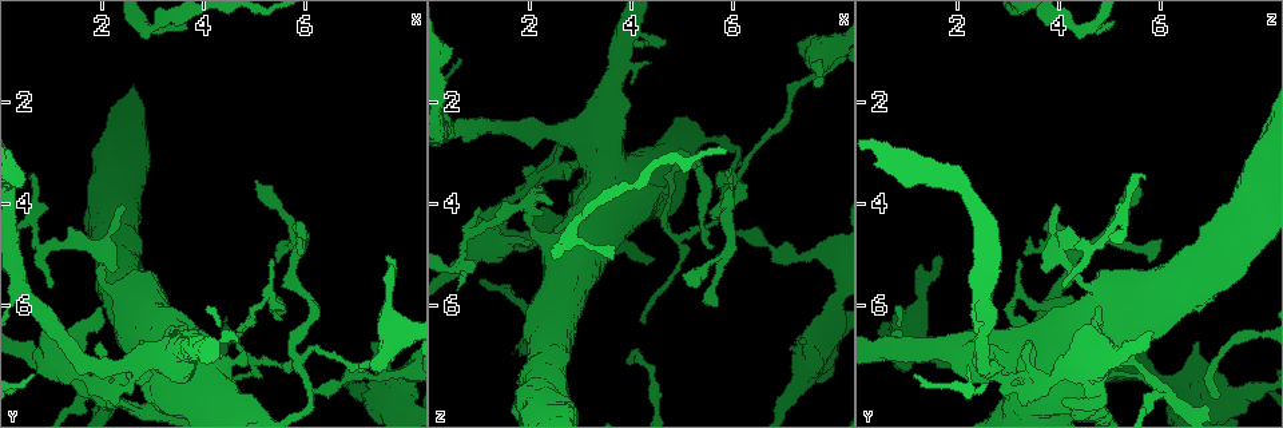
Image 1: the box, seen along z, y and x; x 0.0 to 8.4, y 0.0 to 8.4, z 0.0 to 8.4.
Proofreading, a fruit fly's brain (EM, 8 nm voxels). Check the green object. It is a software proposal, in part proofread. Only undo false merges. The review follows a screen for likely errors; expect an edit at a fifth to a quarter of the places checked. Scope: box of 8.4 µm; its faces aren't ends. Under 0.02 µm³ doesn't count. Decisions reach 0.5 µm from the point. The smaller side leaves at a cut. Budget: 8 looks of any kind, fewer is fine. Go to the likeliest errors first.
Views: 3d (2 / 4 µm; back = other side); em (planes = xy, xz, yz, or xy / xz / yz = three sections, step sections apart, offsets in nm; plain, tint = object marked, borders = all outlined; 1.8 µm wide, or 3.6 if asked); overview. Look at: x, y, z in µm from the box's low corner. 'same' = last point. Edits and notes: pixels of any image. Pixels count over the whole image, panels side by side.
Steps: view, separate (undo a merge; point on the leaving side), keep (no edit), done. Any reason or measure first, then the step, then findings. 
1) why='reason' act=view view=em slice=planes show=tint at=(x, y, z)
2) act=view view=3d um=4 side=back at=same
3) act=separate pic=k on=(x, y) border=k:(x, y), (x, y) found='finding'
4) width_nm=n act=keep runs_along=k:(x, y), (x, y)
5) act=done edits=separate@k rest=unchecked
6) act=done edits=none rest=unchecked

why='sharp bend' act=view view=3d um=2 at=(5.80, 7.05, 3.65)

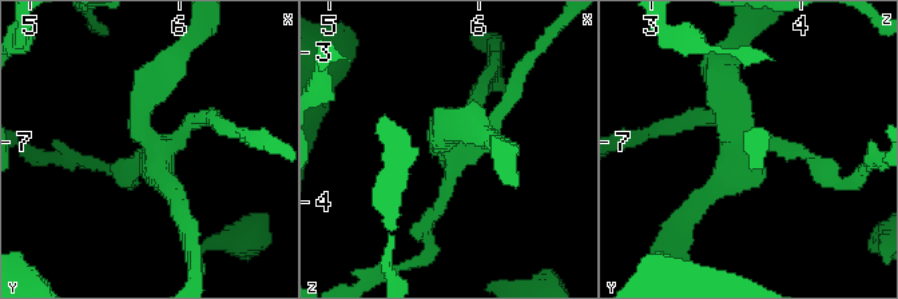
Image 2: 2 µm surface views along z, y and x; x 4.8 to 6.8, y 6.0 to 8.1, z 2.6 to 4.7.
act=view view=em slice=yz step=8 show=tint at=(5.82, 7.08, 3.64)

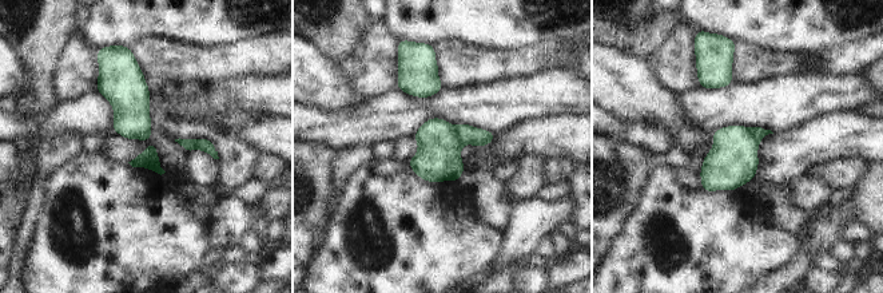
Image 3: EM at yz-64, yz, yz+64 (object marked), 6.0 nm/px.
act=separate pic=3 on=(466, 134) border=3:(456, 127), (456, 135), (462, 143) found='two neurons meet here'

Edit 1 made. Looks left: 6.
why='sharp bend' act=view view=em um=3.6 slice=planes show=tint at=(2.40, 7.45, 3.45)

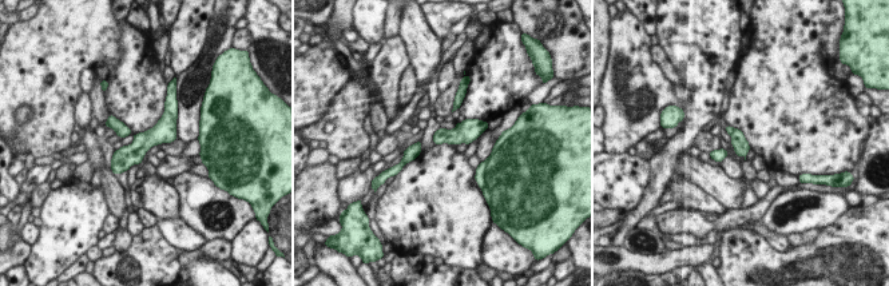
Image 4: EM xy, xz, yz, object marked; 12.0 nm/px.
act=separate pic=4 on=(741, 146) found='a second neuron is stuck on'

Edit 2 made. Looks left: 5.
why='narrows sharply' act=view view=em um=3.6 slice=planes show=plain at=(1.90, 4.95, 4.05)

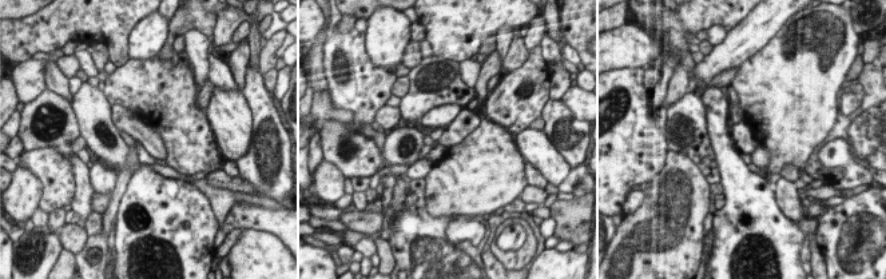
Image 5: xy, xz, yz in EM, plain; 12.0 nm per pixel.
act=view view=em um=3.6 slice=planes show=tint at=same

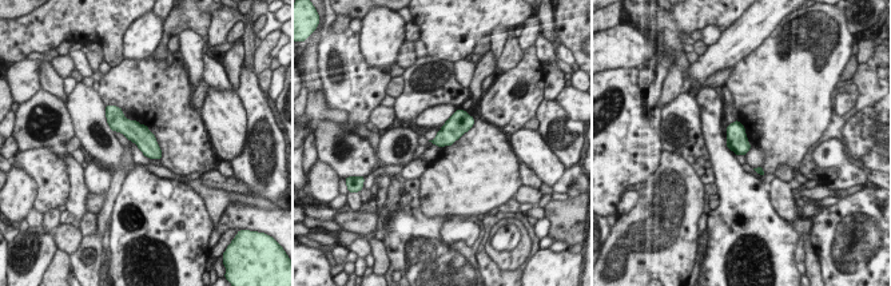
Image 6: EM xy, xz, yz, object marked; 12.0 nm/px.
act=keep found='continuous, no second neuron'

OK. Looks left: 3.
act=done edits=separate@3,separate@4 rest=unchecked

